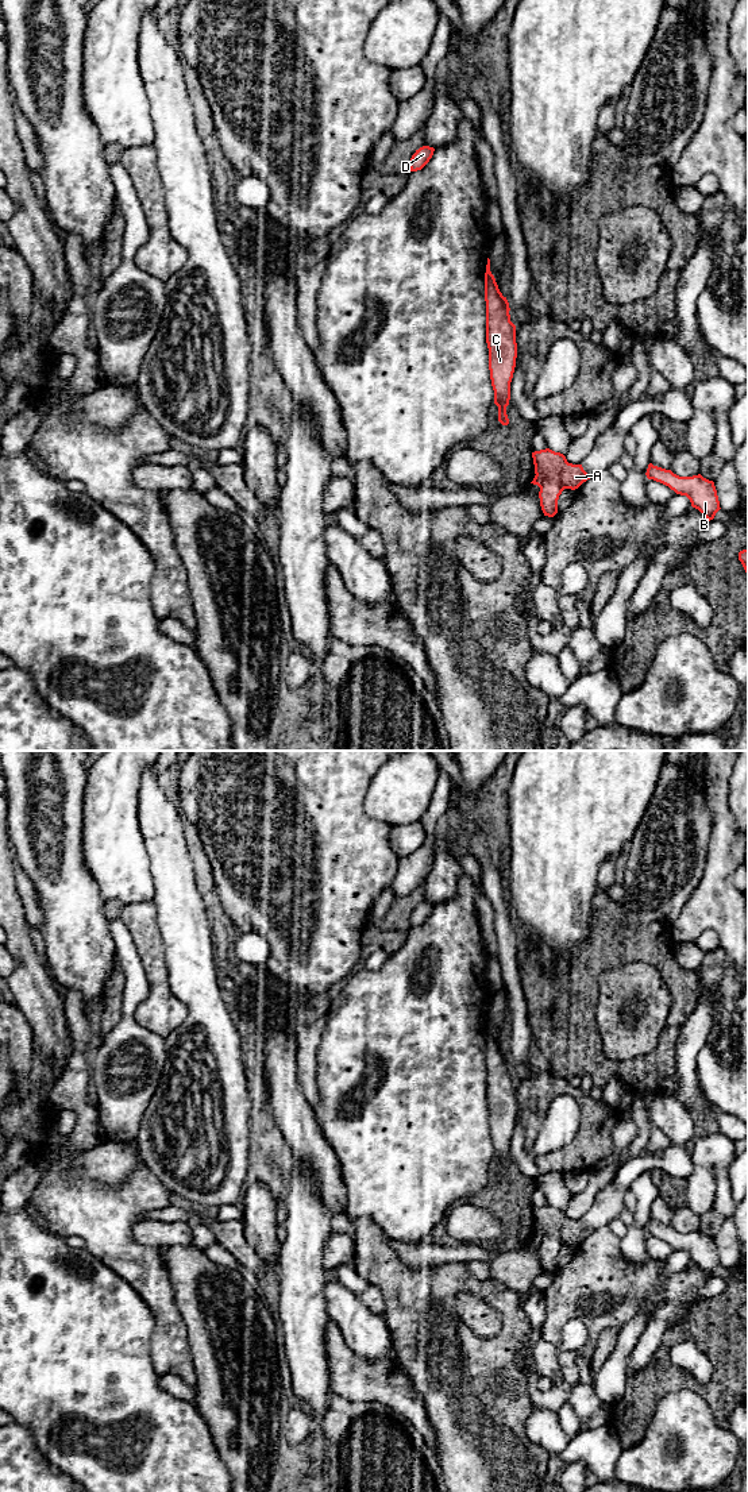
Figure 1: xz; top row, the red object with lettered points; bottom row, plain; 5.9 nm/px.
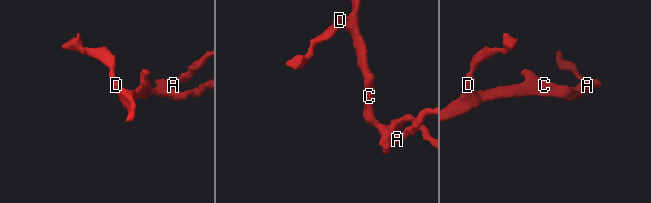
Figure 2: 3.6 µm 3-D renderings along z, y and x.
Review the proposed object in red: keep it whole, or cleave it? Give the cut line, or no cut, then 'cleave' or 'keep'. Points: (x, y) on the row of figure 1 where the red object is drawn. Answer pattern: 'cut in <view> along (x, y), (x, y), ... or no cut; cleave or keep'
cut in xz along (567, 462), (560, 474), (563, 488); cleave

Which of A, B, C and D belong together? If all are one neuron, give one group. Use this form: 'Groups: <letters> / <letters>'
Groups: A / B C D

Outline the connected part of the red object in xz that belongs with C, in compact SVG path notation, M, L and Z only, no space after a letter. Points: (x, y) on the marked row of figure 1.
M489 258L485 273L485 301L486 343L494 404L498 406L498 421L502 425L508 425L506 406L510 400L510 382L517 358L516 325L510 321L509 302L500 292L490 271Z

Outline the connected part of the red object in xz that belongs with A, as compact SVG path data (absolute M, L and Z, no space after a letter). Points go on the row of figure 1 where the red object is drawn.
M567 463L560 474L560 481L564 489L571 490L578 489L583 482L586 482L590 478L591 475L583 470L582 464L572 463Z

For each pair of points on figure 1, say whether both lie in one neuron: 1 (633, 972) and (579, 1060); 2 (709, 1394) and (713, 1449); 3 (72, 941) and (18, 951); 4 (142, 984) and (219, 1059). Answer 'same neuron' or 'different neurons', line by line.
1: different neurons
2: different neurons
3: different neurons
4: different neurons

